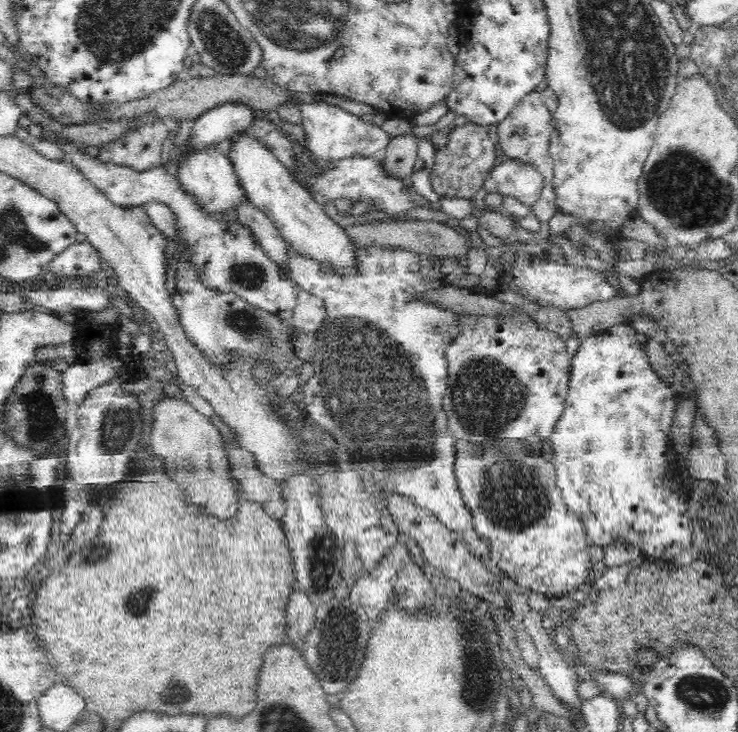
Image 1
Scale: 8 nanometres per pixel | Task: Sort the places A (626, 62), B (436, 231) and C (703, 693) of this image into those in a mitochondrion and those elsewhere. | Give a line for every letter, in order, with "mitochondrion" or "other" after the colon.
A: mitochondrion
B: other
C: mitochondrion

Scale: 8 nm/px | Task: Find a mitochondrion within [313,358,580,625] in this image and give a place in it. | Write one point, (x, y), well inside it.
(517, 501)

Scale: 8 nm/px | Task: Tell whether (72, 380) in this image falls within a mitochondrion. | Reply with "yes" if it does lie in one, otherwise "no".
no

